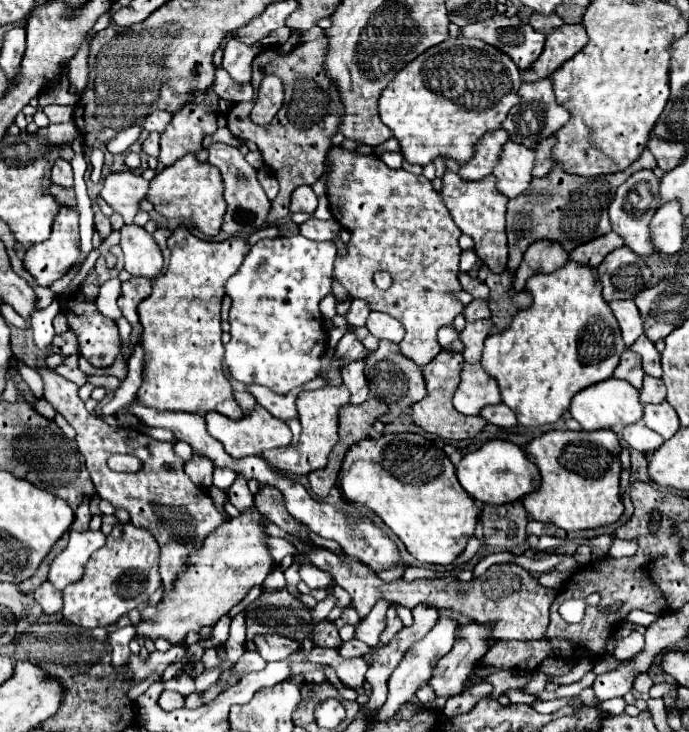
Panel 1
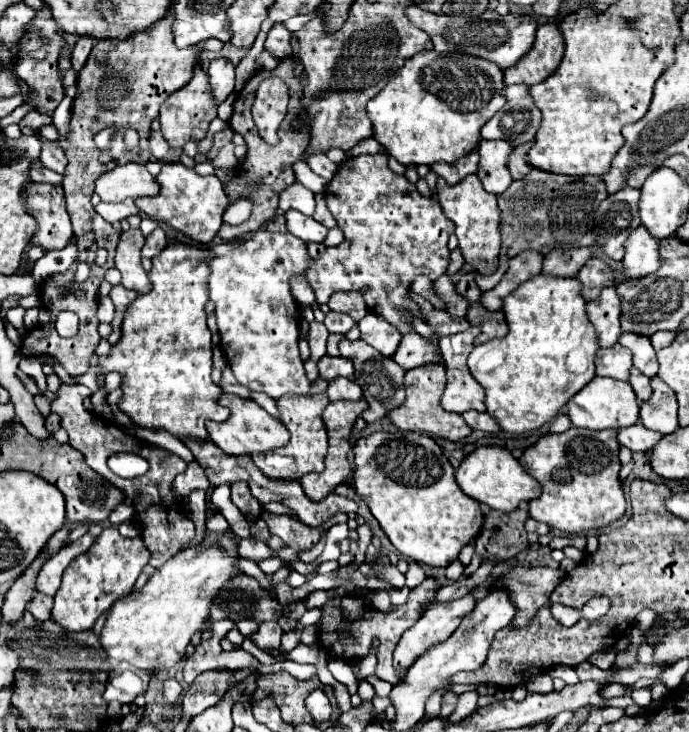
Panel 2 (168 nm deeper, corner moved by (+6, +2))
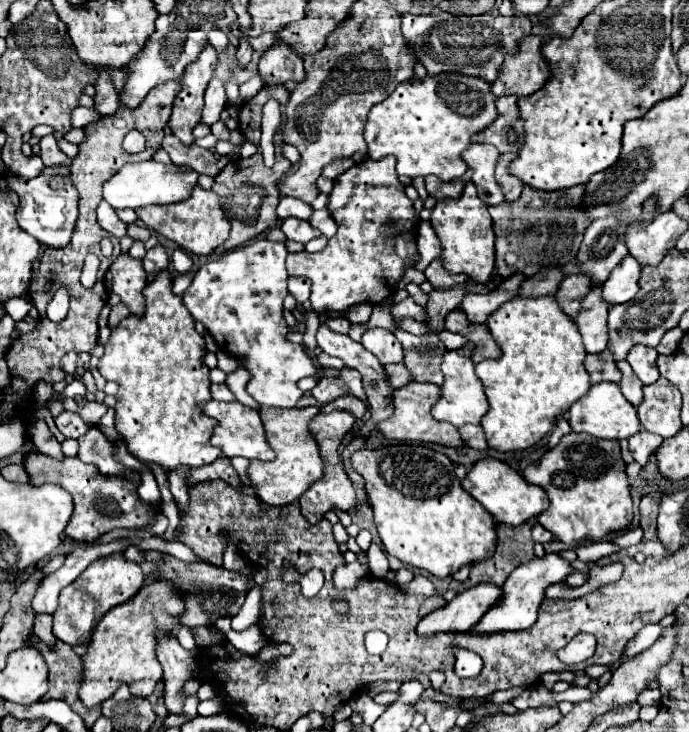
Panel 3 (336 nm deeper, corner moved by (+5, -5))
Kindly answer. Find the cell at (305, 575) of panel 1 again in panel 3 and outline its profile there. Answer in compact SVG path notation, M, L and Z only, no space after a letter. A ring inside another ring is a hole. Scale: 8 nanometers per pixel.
M372 543L367 550L368 565L370 572L375 578L384 579L390 570L387 555L384 550L375 543Z

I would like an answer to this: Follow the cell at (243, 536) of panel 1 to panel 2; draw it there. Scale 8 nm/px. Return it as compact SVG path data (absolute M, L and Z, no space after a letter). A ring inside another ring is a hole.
M231 529L227 533L207 533L203 545L179 551L151 575L141 591L133 591L115 601L99 635L101 647L109 657L117 657L119 661L135 659L139 669L151 671L153 675L173 667L173 663L185 655L191 637L203 629L219 587L223 587L231 575L241 573L235 565L237 557L237 543ZM217 539L223 543L223 549L213 545Z

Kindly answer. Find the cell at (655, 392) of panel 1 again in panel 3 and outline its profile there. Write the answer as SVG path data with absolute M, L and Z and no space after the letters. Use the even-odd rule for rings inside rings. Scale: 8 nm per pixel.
M620 360L618 362L618 368L622 370L622 380L620 380L620 388L622 388L622 394L626 396L626 400L634 406L640 404L642 400L642 382L640 378L634 374L634 370L630 368L630 364L626 360Z

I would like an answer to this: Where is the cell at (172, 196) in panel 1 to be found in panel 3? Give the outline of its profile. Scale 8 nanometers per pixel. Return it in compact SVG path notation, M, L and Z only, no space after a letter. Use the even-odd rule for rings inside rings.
M198 184L192 190L188 200L168 204L168 206L144 206L136 210L136 214L144 226L156 230L164 238L176 242L180 248L198 256L208 256L230 234L230 222L226 220L224 210L220 208L220 198L216 198L212 190L204 190Z

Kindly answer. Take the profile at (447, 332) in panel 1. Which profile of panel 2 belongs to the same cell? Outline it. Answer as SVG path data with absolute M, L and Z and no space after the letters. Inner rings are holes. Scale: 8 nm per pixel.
M411 331L401 339L401 345L399 345L397 353L393 355L393 361L399 363L405 371L409 371L413 367L437 361L437 355L435 355L435 347L431 341L427 341L425 337L419 337L417 333Z

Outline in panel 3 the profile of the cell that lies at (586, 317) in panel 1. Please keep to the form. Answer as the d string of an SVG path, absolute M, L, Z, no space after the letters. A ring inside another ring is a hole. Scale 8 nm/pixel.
M524 296L514 298L500 306L486 324L496 344L500 346L502 356L476 364L476 376L482 380L490 404L490 410L484 414L480 424L486 432L490 448L500 452L524 450L542 440L554 428L558 416L564 414L578 398L582 398L590 390L590 376L584 368L584 342L576 328L576 322L560 312L554 296L536 296L536 300L524 300Z

